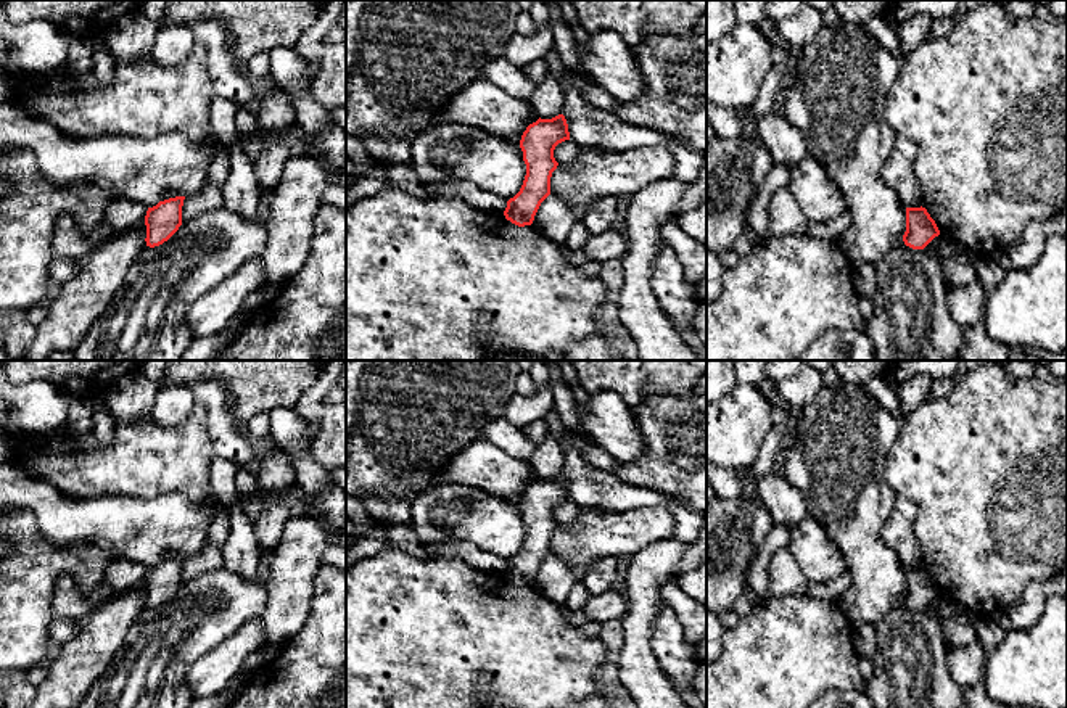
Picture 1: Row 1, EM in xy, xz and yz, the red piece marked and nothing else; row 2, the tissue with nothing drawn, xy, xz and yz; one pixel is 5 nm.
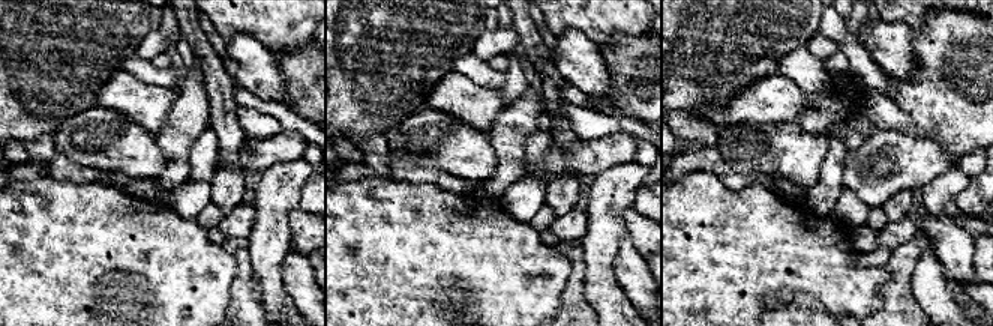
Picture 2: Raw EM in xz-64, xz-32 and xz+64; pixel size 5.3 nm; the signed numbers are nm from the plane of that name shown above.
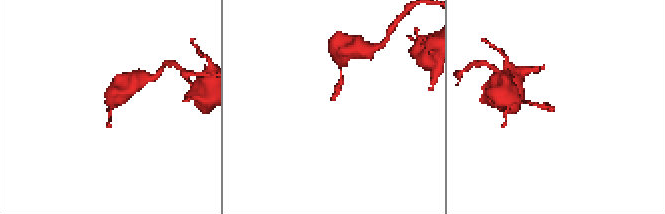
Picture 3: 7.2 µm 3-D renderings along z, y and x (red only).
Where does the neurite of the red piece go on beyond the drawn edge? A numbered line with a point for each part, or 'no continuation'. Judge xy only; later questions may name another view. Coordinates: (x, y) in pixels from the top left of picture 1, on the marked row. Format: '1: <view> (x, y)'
no continuation

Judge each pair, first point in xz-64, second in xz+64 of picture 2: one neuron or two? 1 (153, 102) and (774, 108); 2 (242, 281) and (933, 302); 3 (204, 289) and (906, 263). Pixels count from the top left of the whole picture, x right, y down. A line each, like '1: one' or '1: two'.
1: one
2: two
3: two

